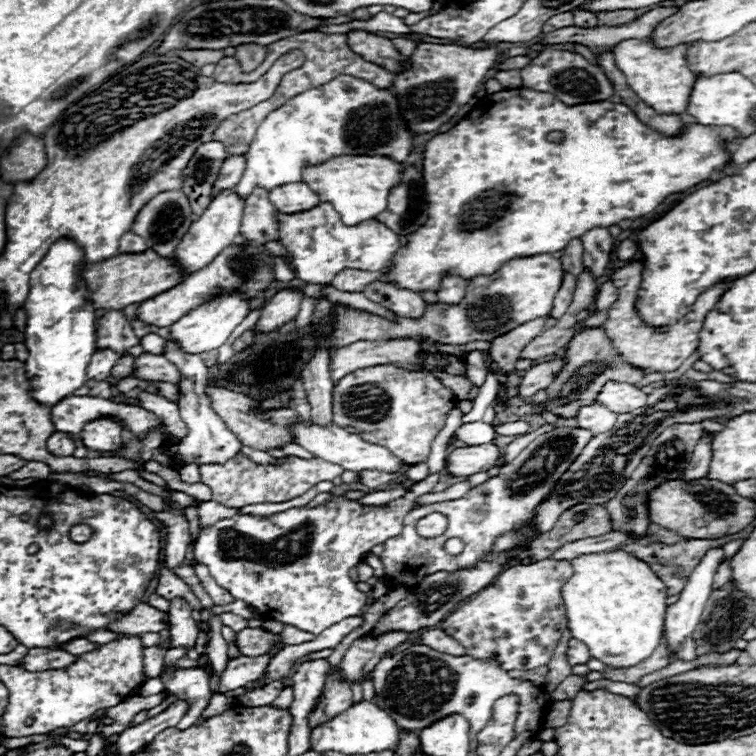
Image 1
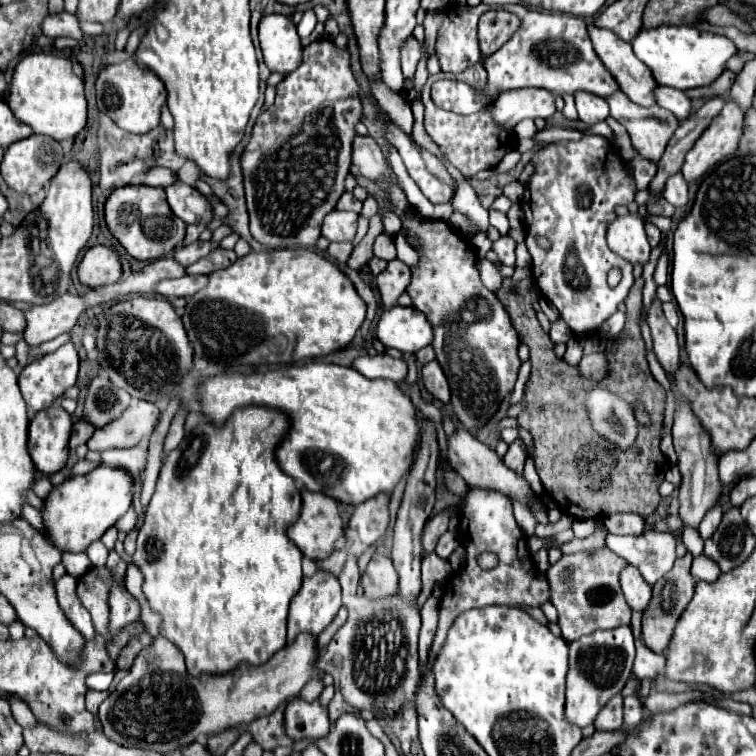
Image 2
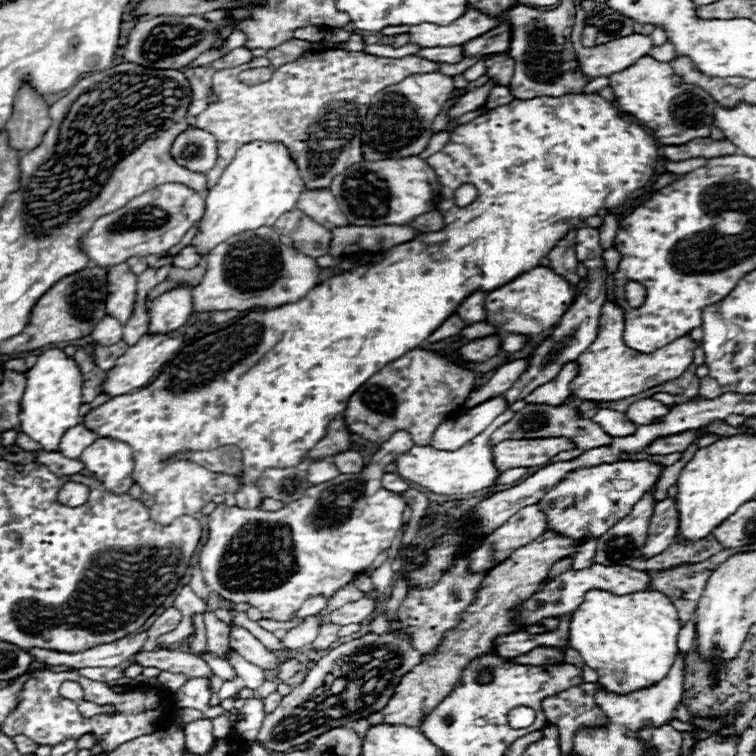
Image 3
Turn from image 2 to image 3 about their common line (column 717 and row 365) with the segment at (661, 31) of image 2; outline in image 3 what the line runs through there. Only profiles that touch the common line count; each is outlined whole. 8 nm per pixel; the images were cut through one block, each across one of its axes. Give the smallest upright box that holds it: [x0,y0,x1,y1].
[20,348,82,450]

